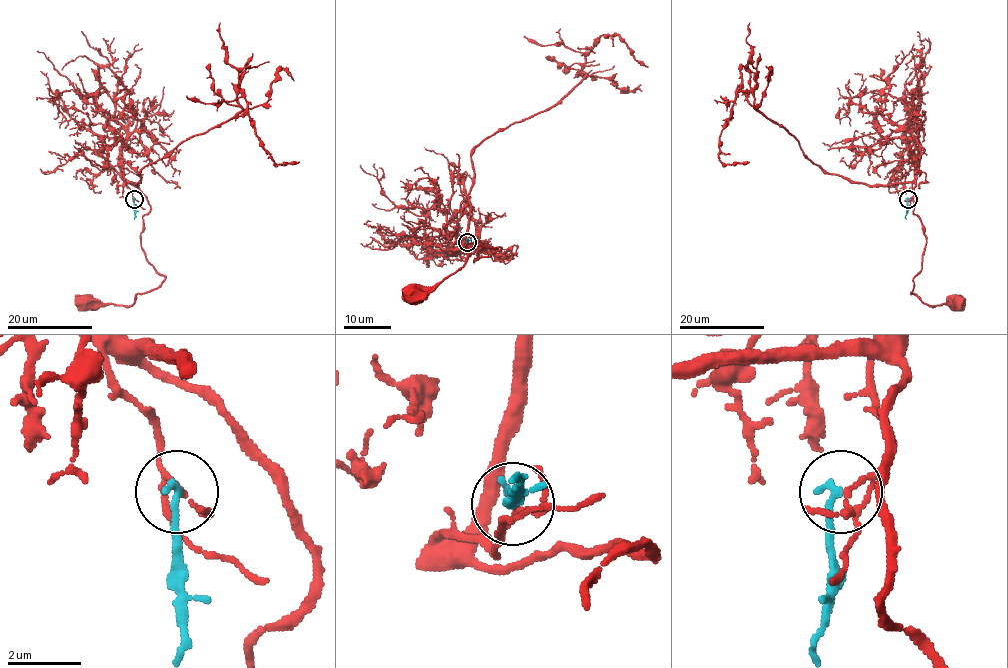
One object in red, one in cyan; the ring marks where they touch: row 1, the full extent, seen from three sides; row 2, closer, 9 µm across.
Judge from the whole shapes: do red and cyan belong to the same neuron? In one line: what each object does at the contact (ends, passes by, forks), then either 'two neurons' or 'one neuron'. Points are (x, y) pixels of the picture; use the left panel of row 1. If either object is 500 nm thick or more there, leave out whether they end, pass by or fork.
red forks; cyan ends; two neurons

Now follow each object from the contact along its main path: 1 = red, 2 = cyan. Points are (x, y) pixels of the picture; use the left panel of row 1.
1: (134, 199), (127, 183), (150, 206), (143, 216), (141, 247), (164, 280), (136, 296), (130, 305), (84, 304)
2: (134, 199), (134, 219)

